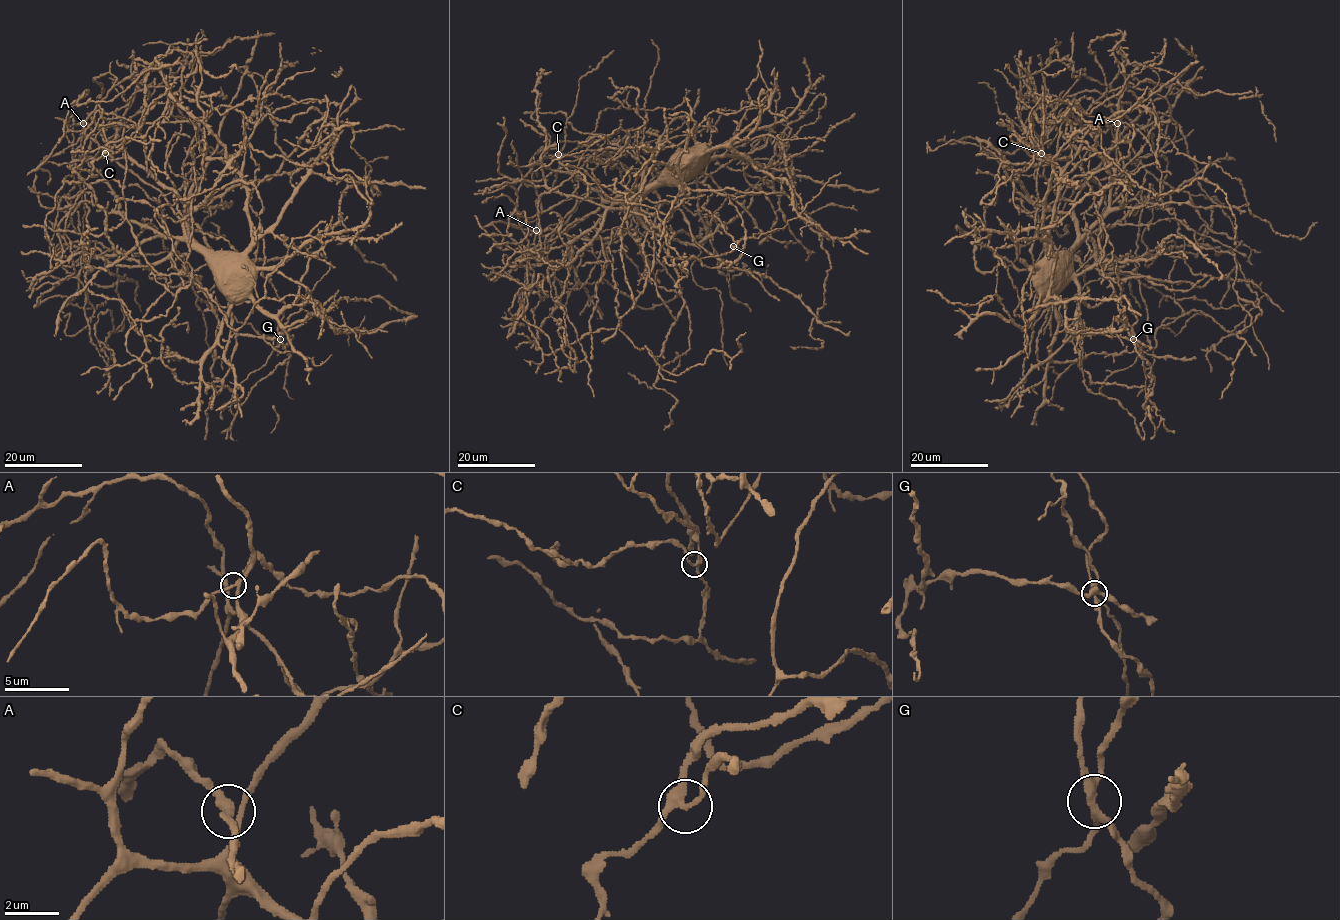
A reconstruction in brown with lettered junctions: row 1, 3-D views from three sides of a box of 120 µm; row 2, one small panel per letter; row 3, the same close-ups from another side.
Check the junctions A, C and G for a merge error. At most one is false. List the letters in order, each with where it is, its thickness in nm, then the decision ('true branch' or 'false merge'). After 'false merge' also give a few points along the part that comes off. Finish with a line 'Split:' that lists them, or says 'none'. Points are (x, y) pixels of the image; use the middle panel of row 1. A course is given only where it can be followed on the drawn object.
A: (536, 230) | 280 nm | true branch
C: (558, 154) | 280 nm | true branch
G: (733, 246) | 260 nm | false merge | (733, 246), (746, 237), (758, 237), (781, 228), (840, 172)
Split: G

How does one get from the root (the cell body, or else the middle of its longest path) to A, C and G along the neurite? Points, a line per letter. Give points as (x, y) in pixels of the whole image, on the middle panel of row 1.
A: (677, 159), (640, 197), (637, 206), (612, 235), (582, 239), (554, 231), (536, 230)
C: (677, 159), (612, 235), (582, 239), (560, 233), (528, 252), (516, 215), (517, 188), (541, 158), (558, 154)
G: (677, 159), (687, 152), (732, 147), (759, 170), (787, 182), (798, 216), (783, 228), (744, 237), (733, 246)

